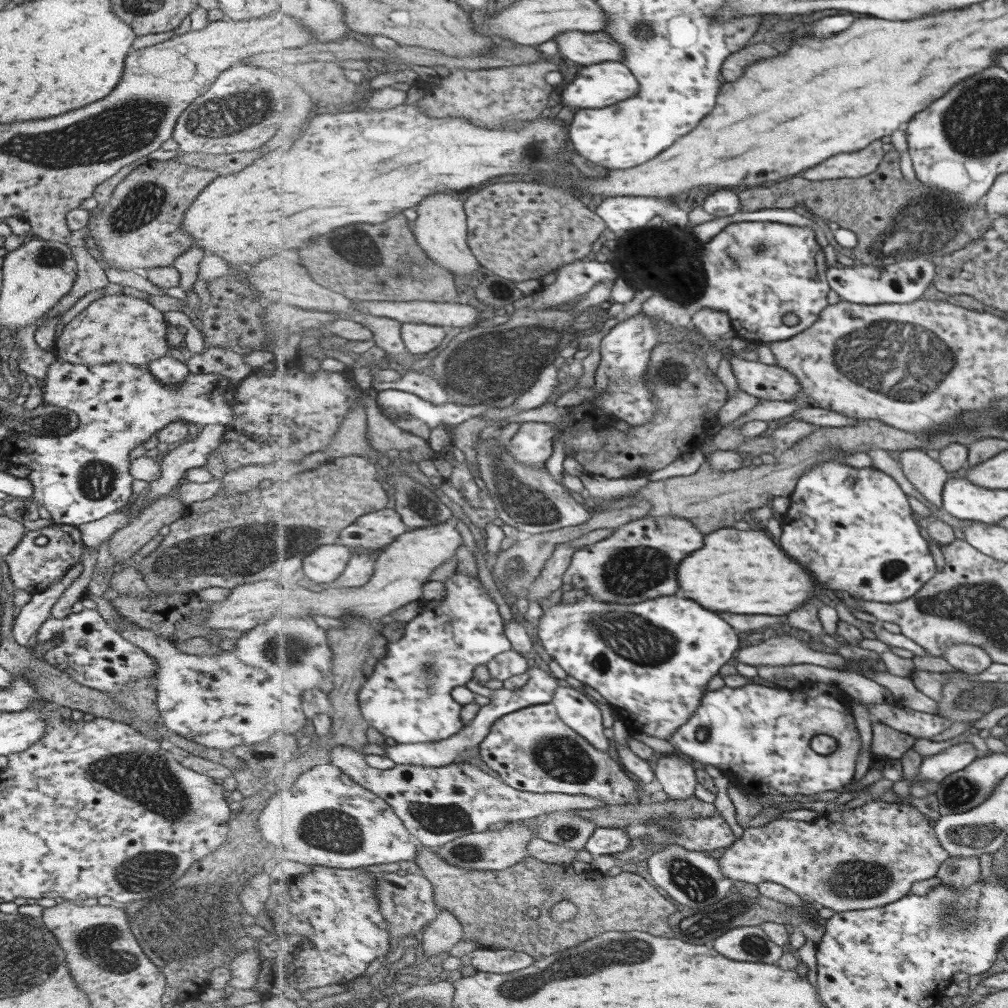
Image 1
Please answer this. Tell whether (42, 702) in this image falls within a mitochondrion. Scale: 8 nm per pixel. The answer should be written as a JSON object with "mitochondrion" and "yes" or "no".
{"mitochondrion":"no"}

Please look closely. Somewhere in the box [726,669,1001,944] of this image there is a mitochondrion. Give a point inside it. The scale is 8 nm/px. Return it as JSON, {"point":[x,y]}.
{"point":[861,879]}

